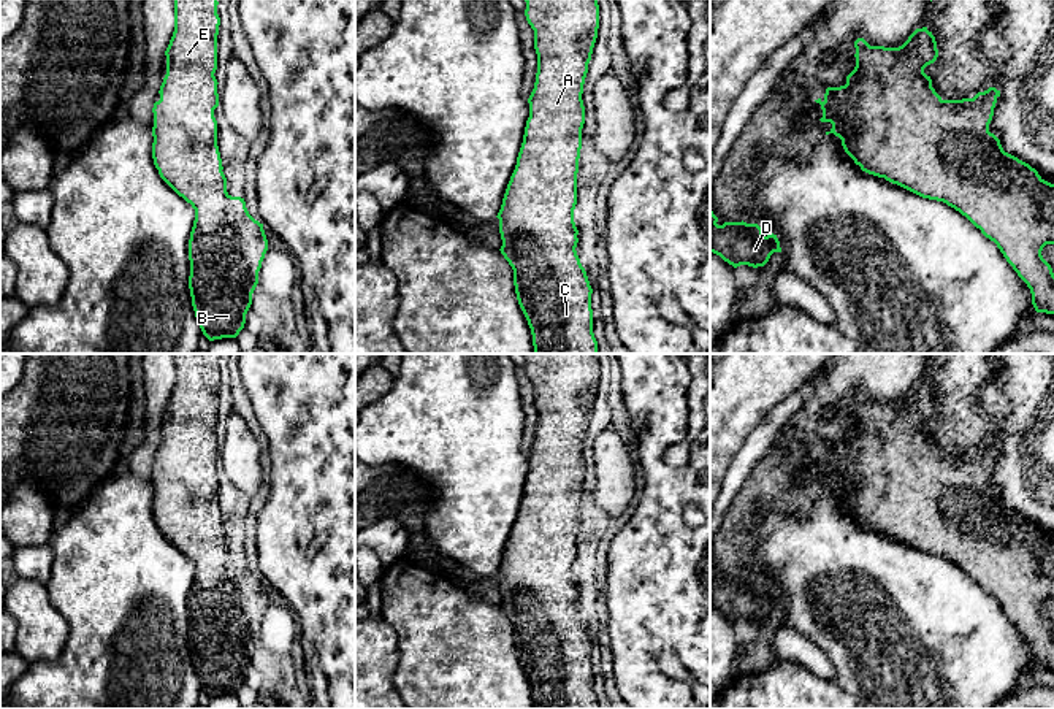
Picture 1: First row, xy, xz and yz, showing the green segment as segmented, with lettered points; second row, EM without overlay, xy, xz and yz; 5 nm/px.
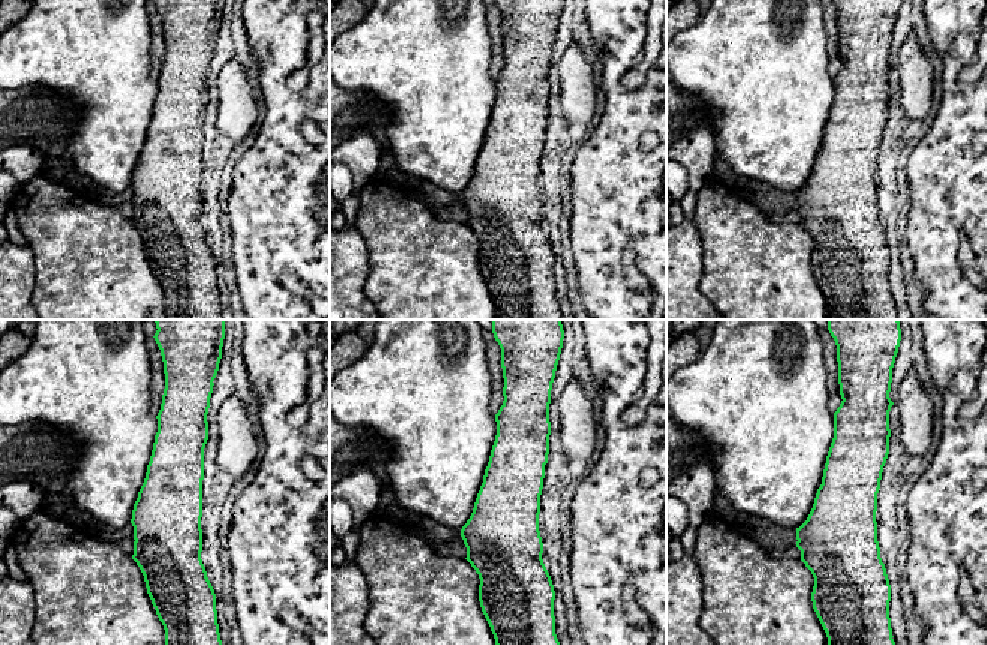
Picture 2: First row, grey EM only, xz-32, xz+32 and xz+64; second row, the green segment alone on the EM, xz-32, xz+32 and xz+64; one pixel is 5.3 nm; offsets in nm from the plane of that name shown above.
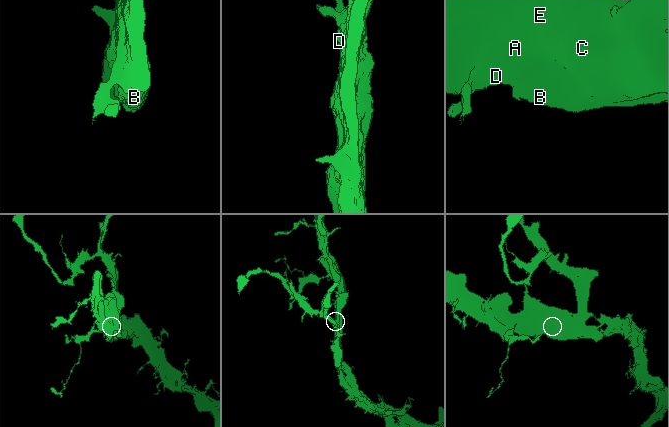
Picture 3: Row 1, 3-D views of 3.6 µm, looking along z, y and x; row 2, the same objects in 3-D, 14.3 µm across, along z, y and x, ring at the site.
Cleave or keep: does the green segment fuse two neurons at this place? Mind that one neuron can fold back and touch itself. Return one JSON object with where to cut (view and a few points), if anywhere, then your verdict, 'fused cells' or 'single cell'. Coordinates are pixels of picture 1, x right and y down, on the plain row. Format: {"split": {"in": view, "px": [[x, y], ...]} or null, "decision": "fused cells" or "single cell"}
{"split": null, "decision": "single cell"}

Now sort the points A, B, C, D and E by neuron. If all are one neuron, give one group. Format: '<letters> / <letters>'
A B C D E

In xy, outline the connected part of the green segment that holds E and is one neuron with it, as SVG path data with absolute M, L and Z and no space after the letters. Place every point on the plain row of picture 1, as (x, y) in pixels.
M174 354L174 387L170 395L170 400L165 406L166 411L166 430L163 433L163 438L160 441L160 455L154 458L152 468L154 468L154 482L152 482L152 514L154 520L158 525L160 533L187 558L192 560L195 565L195 576L190 587L189 595L189 615L190 615L190 631L189 631L189 644L192 652L192 661L195 666L195 673L200 679L200 684L203 690L209 695L222 695L222 693L236 693L239 687L244 684L246 679L246 669L252 660L252 649L258 639L258 627L262 623L262 617L265 614L265 609L268 606L268 595L263 585L263 579L255 576L247 563L246 557L241 552L231 552L227 547L227 533L223 530L222 514L217 501L217 476L214 473L214 465L219 462L219 449L217 449L217 435L214 431L217 425L217 390L219 390L219 381L220 373L217 370L217 357L219 354Z

